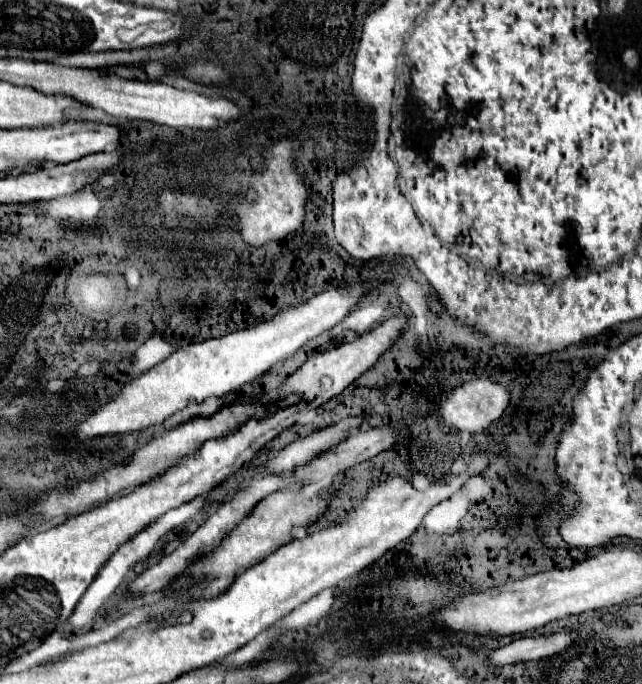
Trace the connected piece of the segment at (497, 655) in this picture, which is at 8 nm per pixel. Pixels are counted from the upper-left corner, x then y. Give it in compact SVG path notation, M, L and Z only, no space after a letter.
M559 629L557 633L535 637L535 639L517 639L501 649L489 653L491 665L511 665L521 661L541 661L551 655L565 651L571 645L571 629Z

